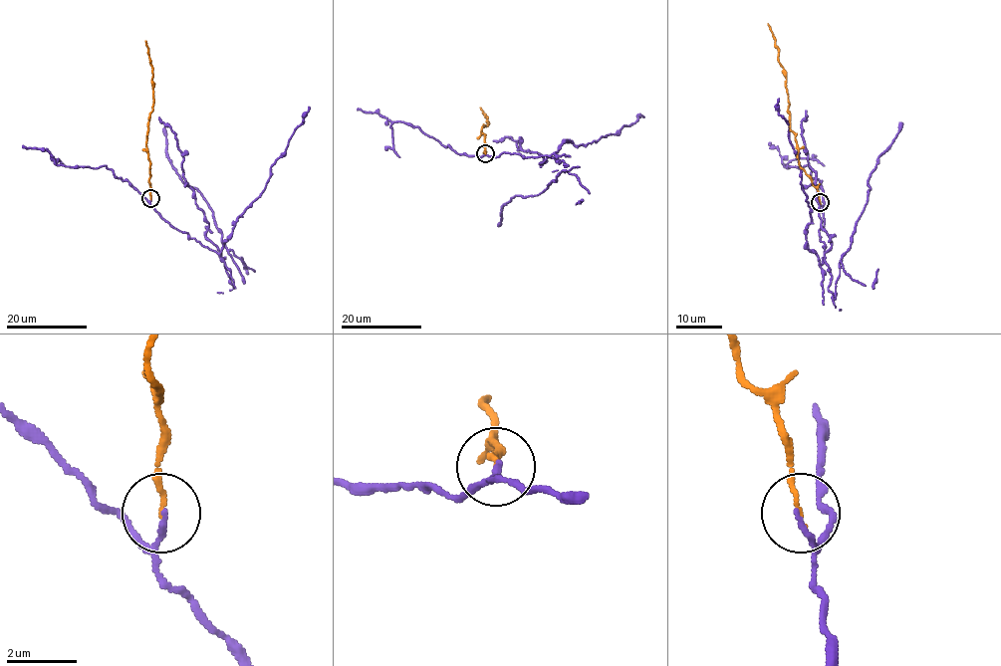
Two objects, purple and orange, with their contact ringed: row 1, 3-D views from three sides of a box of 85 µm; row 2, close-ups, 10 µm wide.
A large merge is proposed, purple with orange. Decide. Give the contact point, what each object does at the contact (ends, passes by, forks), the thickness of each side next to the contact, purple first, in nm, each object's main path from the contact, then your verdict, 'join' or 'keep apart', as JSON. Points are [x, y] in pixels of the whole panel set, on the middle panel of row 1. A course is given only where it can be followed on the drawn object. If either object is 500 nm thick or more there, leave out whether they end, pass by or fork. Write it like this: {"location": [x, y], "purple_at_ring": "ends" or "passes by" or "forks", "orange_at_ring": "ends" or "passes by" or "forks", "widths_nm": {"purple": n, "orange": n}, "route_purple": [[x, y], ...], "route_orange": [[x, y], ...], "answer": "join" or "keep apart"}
{"location": [485, 153], "purple_at_ring": "ends", "orange_at_ring": "ends", "widths_nm": {"purple": 140, "orange": 130}, "route_purple": [[485, 152], [497, 156], [503, 152], [525, 157], [551, 155], [566, 141], [575, 145], [597, 141], [644, 117]], "route_orange": [[485, 153], [484, 134], [480, 131], [488, 124], [487, 116], [480, 108]], "answer": "keep apart"}

